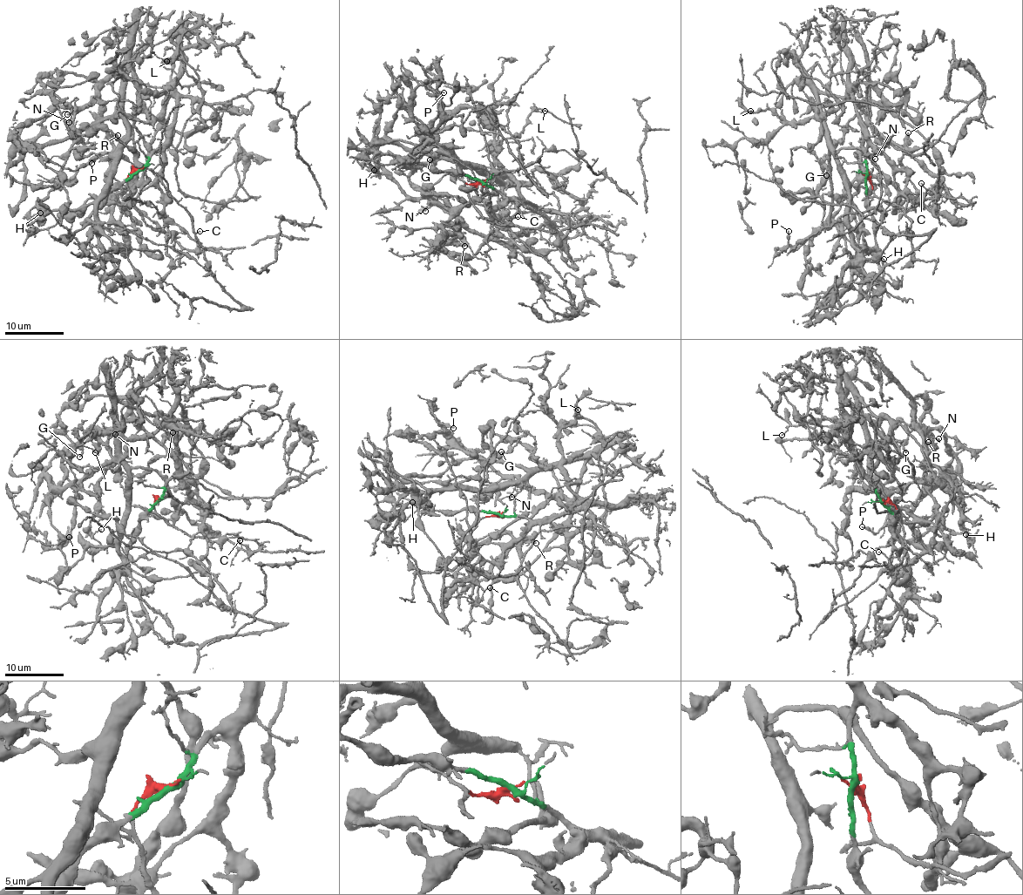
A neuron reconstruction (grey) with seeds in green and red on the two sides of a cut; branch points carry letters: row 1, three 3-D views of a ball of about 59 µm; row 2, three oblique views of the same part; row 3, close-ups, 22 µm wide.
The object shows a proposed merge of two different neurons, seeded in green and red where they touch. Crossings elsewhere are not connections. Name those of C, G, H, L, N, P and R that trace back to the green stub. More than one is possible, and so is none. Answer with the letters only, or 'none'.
G, H, L, N, P, R

